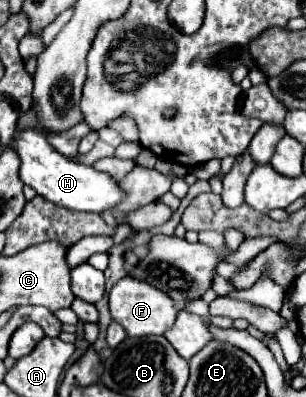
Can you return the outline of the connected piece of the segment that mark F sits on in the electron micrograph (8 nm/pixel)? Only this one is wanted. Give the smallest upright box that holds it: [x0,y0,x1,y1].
[110,277,176,337]

